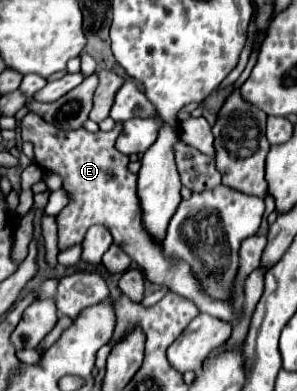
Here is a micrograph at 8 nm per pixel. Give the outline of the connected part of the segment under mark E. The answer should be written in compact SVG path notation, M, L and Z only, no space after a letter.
M28 113L20 121L20 133L22 141L30 141L34 145L34 161L38 167L44 167L46 171L52 171L62 177L62 189L70 195L70 203L56 215L58 223L58 251L64 251L76 243L82 241L88 227L92 225L104 225L110 235L114 237L114 243L144 271L144 275L152 283L166 285L170 291L178 295L186 295L186 299L194 299L198 303L198 309L202 313L210 313L226 323L236 319L240 315L240 305L230 303L218 303L216 299L210 299L208 295L202 295L198 281L190 271L184 267L184 263L170 263L162 255L162 247L156 245L150 235L146 235L142 227L142 211L136 197L136 175L128 171L128 157L122 155L114 143L118 135L122 133L122 123L116 123L112 131L104 133L90 133L84 127L62 131L54 127L52 123L44 121L36 113Z

